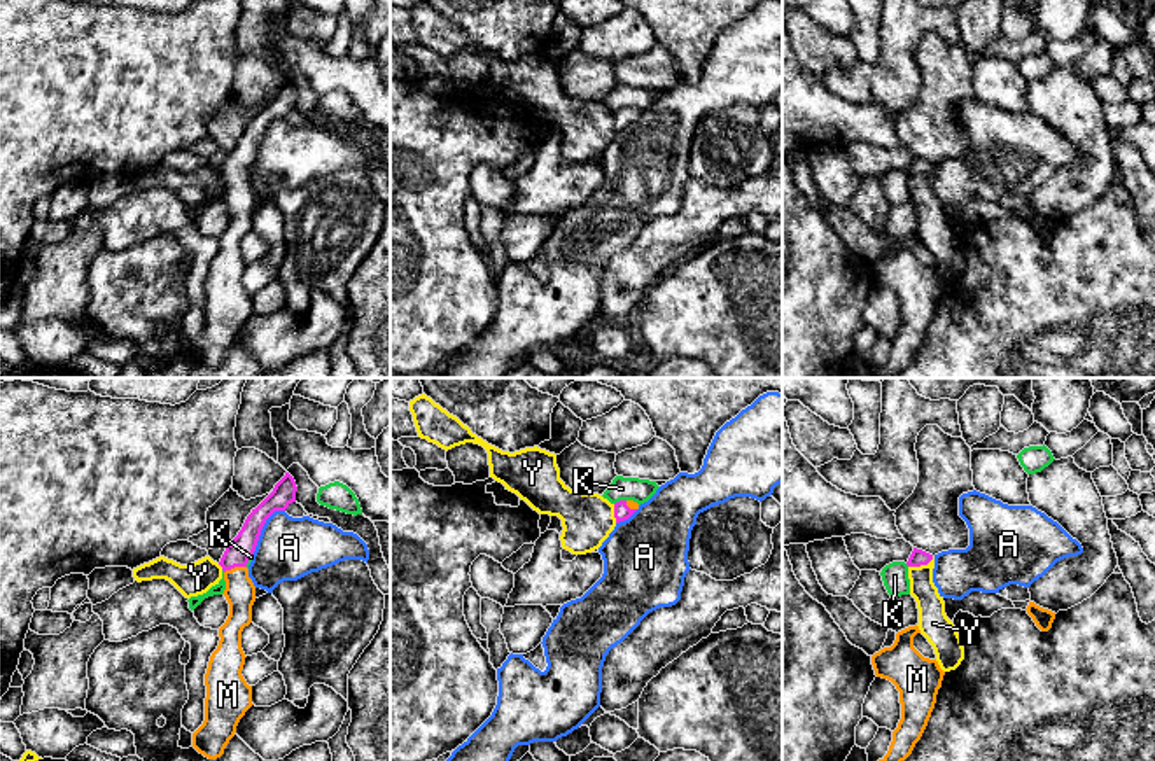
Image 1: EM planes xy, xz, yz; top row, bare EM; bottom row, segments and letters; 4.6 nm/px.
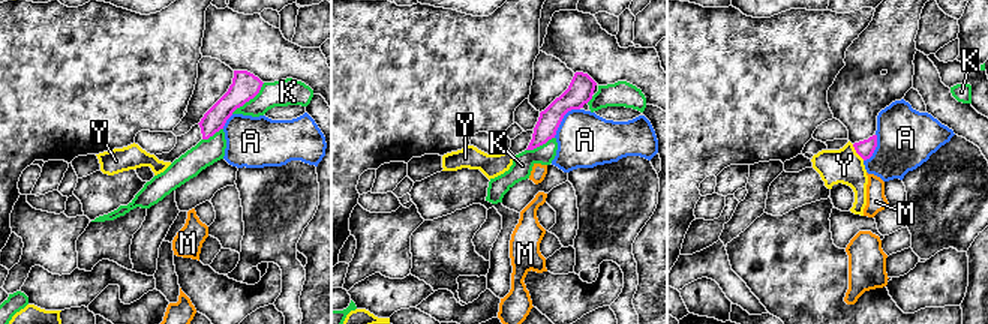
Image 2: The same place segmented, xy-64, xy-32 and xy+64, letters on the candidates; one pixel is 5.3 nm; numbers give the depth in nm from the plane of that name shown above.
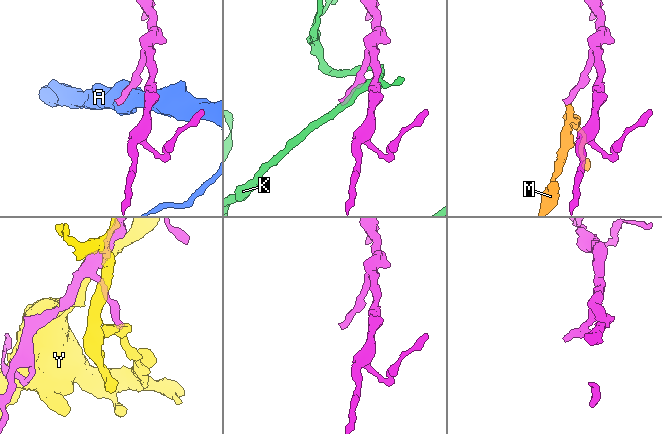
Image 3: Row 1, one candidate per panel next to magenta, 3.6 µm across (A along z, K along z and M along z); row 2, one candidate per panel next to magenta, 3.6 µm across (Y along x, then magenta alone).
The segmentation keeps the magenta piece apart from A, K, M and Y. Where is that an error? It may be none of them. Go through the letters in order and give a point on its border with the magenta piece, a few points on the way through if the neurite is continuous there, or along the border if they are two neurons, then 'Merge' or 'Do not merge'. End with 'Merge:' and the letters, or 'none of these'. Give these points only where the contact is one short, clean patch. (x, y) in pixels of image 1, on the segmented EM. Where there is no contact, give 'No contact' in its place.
A: Touches magenta at xy (261, 529). Boundary: xy (284, 509), (277, 509), (266, 520), (256, 550), (251, 555). Do not merge
K: Touches magenta at xz (620, 501). Do not merge
M: Touches magenta at xy (235, 565). Path across: xy (237, 553), (235, 565), (240, 592). Merge
Y: Touches magenta at yz (921, 564). Do not merge
Merge: M

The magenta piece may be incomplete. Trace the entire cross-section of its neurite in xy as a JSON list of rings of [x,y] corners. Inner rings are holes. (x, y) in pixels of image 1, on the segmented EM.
[[[285,472],[273,492],[247,516],[219,562],[224,570],[226,590],[222,595],[229,604],[229,616],[219,628],[220,640],[205,674],[205,721],[192,733],[192,747],[208,759],[224,754],[240,719],[254,705],[252,686],[242,675],[247,658],[242,649],[242,632],[252,623],[256,602],[256,586],[248,577],[247,563],[256,551],[266,520],[275,511],[285,511],[296,502],[296,492],[294,478]]]

